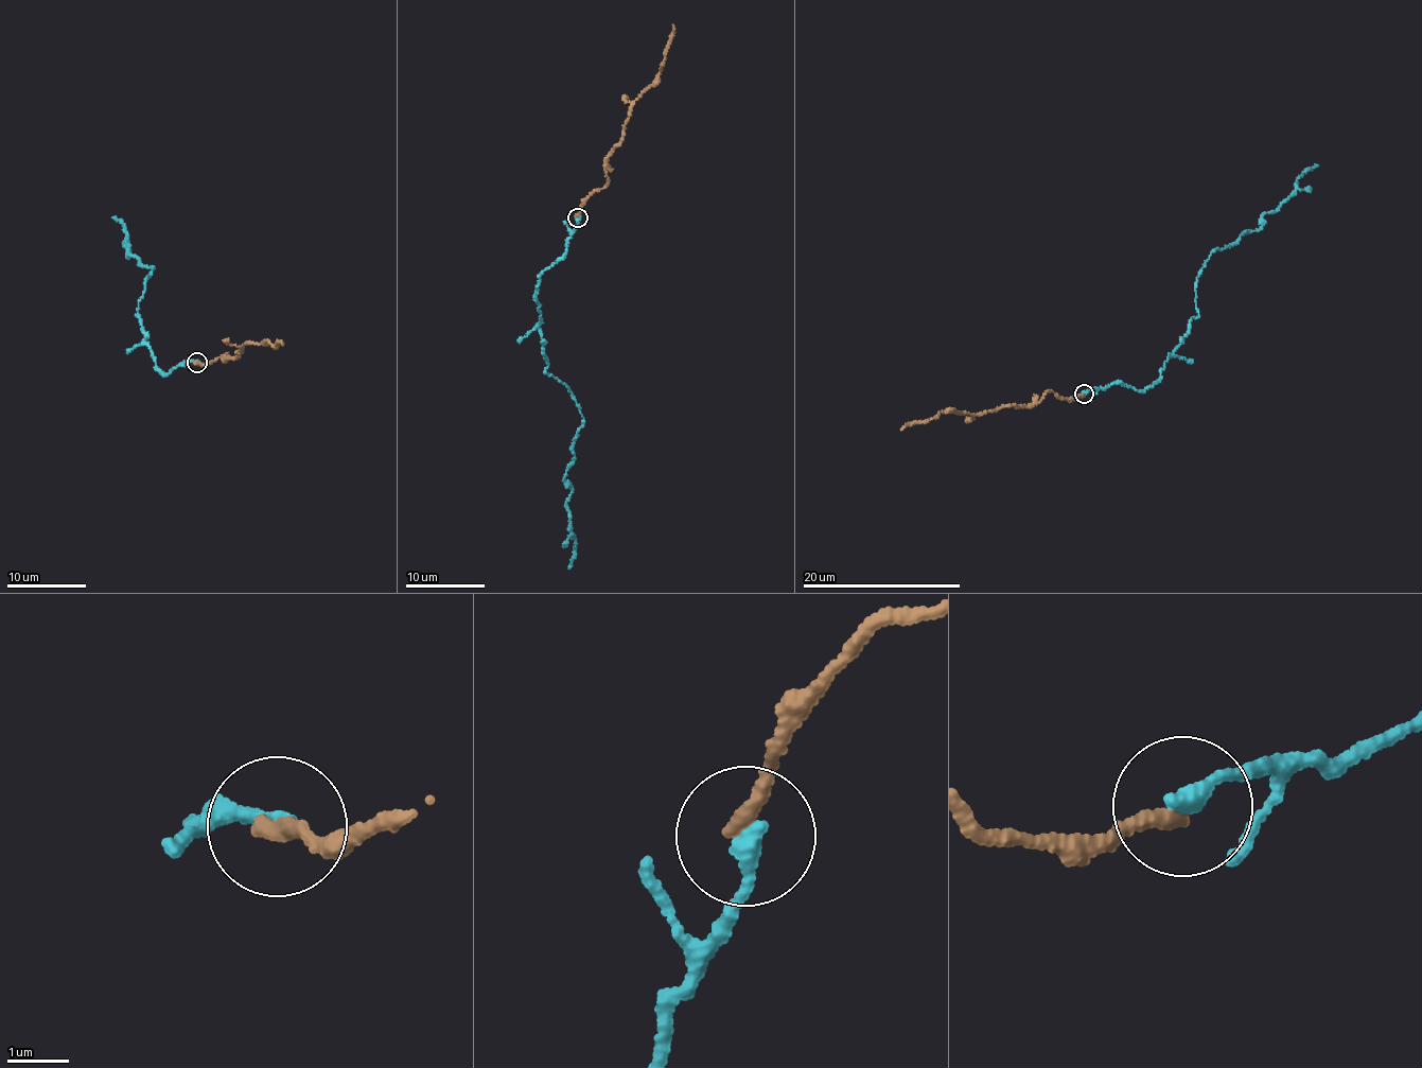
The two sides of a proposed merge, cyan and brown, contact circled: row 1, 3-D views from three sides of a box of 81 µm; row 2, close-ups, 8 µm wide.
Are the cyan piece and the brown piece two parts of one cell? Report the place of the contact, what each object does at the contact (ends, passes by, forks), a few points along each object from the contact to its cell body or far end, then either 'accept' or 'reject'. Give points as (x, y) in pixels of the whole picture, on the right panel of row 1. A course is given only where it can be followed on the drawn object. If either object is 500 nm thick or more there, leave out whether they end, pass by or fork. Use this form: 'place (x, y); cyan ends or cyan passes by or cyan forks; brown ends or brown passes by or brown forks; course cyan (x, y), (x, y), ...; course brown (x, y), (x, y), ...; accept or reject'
place (1084, 394); cyan ends; brown ends; course cyan (1084, 394), (1159, 379), (1196, 316), (1211, 251), (1260, 228), (1318, 165); course brown (1084, 394), (1067, 399), (1051, 389), (1028, 406), (1005, 405), (986, 413), (958, 413), (952, 408), (900, 430); accept

